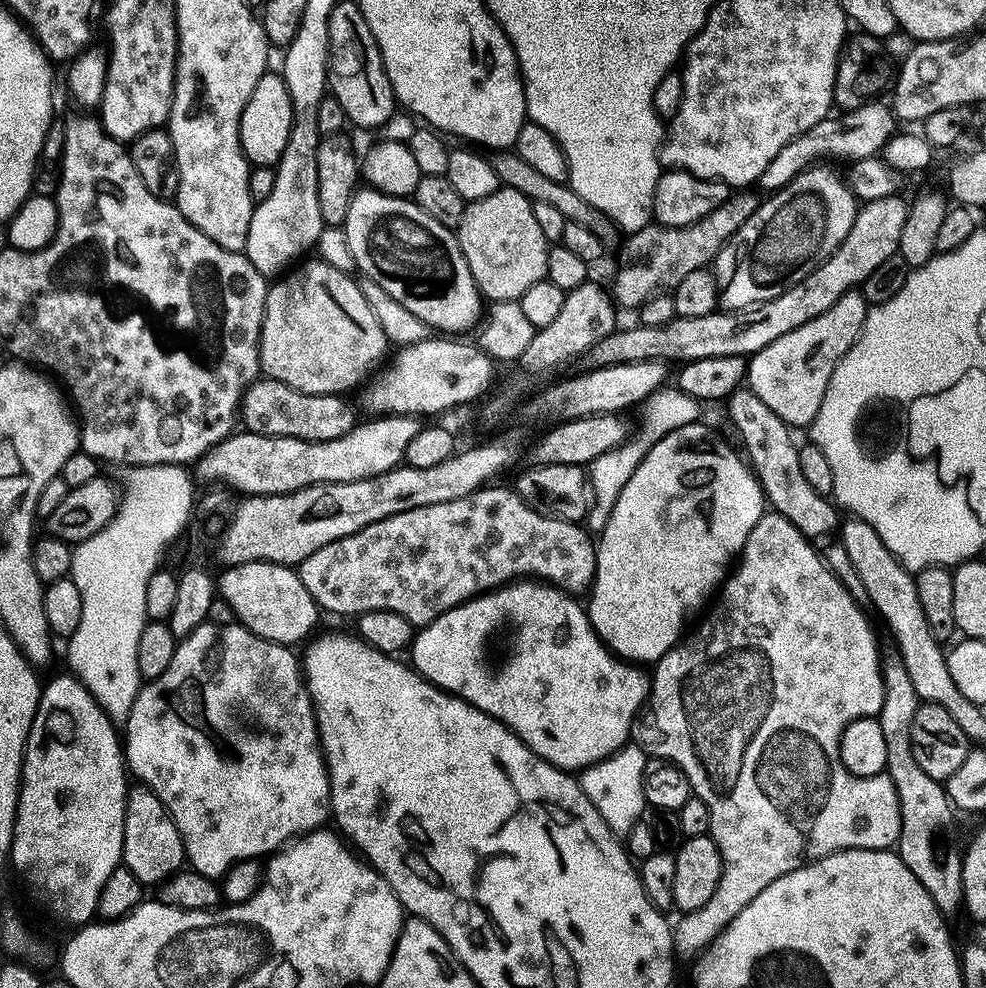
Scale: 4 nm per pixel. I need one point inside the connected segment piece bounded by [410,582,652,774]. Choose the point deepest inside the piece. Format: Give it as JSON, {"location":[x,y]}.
{"location":[527,655]}

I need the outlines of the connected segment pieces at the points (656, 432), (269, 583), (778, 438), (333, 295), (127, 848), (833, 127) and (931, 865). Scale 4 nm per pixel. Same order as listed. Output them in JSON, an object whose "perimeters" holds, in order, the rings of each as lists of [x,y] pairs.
{"perimeters":[[[[674,386],[661,388],[641,404],[641,422],[640,424],[638,422],[637,432],[631,440],[623,447],[607,452],[606,455],[596,459],[590,466],[590,488],[593,506],[589,511],[588,526],[591,531],[601,532],[604,530],[608,524],[609,513],[612,512],[618,498],[621,497],[622,490],[633,478],[638,466],[649,456],[650,450],[663,438],[673,433],[674,430],[684,429],[686,426],[699,423],[703,419],[702,408],[704,406],[701,401],[694,399],[694,397],[685,394],[685,392]]],[[[238,564],[229,567],[225,572],[228,573],[222,578],[220,576],[218,580],[219,595],[222,600],[224,596],[225,602],[232,607],[232,612],[236,615],[233,617],[258,638],[275,644],[297,646],[296,644],[300,643],[303,645],[317,631],[315,628],[320,624],[322,609],[314,602],[314,598],[310,598],[310,590],[302,586],[299,571],[282,564]]],[[[741,390],[728,397],[726,407],[728,416],[732,419],[741,442],[744,443],[746,459],[752,471],[756,473],[760,489],[764,491],[771,511],[798,527],[827,562],[832,573],[850,591],[851,596],[861,604],[867,603],[868,591],[854,570],[845,547],[838,541],[842,526],[842,518],[838,516],[839,509],[827,497],[818,494],[805,478],[800,465],[800,448],[792,437],[795,436],[793,429],[789,428],[786,422],[782,422],[782,418],[778,418],[778,414],[774,414],[774,410],[766,406],[766,402],[762,402],[758,394],[750,390]]],[[[319,258],[313,260],[313,264],[301,263],[268,289],[260,367],[267,379],[282,382],[290,390],[344,396],[369,379],[368,371],[375,364],[389,359],[390,343],[361,285],[349,273]]],[[[136,786],[129,791],[126,806],[126,834],[123,836],[123,865],[133,872],[144,886],[161,885],[180,872],[187,863],[185,846],[174,818],[166,810],[156,792]]],[[[884,102],[867,104],[862,106],[862,110],[845,112],[839,118],[841,120],[836,120],[837,118],[823,120],[818,126],[814,126],[814,130],[794,138],[794,142],[790,142],[790,146],[786,146],[782,154],[778,154],[774,162],[770,162],[770,166],[766,166],[766,174],[762,174],[758,182],[759,187],[764,187],[765,193],[775,194],[781,192],[790,182],[794,182],[794,178],[798,178],[810,168],[817,167],[821,162],[836,162],[832,160],[855,162],[879,157],[898,132],[896,113]]],[[[887,663],[884,667],[884,704],[878,719],[882,726],[882,734],[886,739],[886,774],[895,784],[903,816],[898,855],[902,858],[902,862],[906,862],[906,866],[912,871],[914,878],[918,878],[918,882],[922,882],[922,886],[926,886],[930,898],[934,898],[934,902],[943,916],[953,918],[952,916],[961,915],[964,907],[964,858],[961,849],[944,848],[944,836],[940,832],[946,831],[951,826],[956,814],[943,783],[924,773],[914,758],[913,726],[922,702],[917,696],[917,691],[909,674],[906,673],[903,663],[895,663]]]]}

